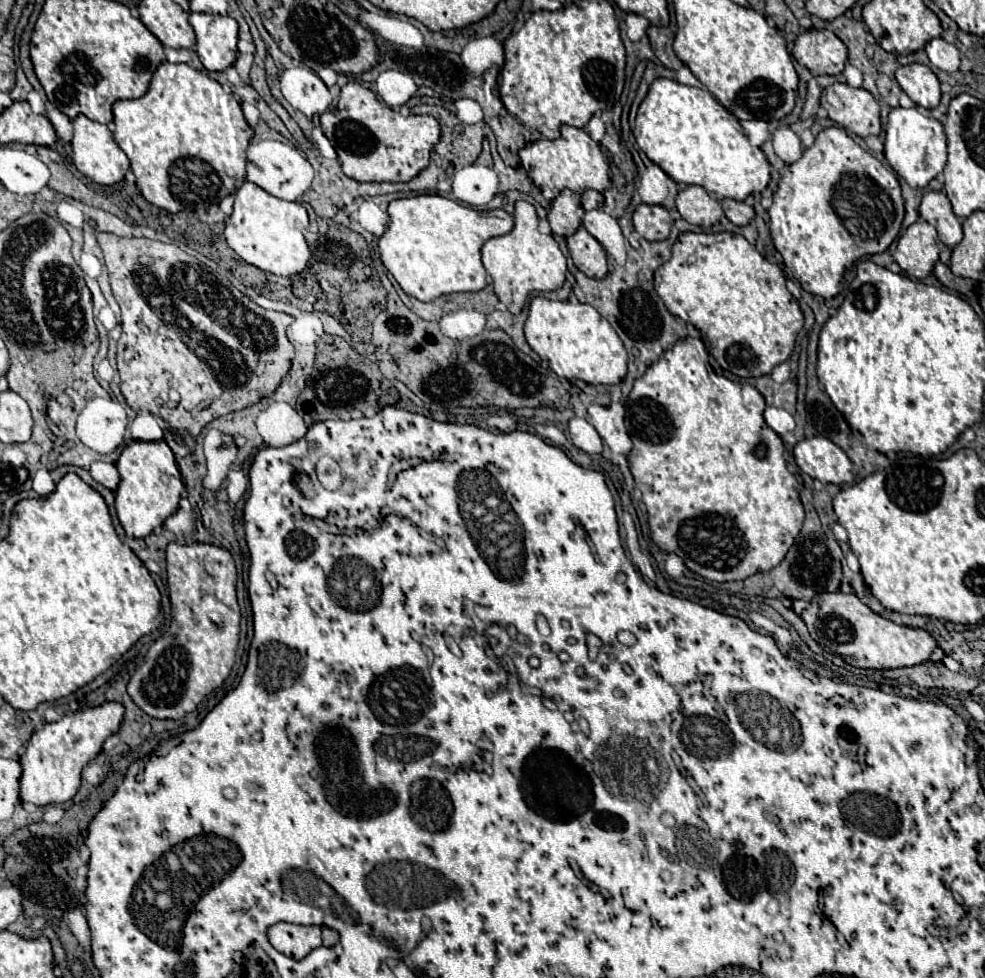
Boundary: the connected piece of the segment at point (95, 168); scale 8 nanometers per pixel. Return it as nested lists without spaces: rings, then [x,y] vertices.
[[[79,115],[75,117],[73,121],[73,127],[75,127],[75,133],[73,133],[73,141],[71,141],[71,147],[73,147],[73,163],[75,167],[91,181],[99,183],[99,185],[113,185],[113,183],[119,183],[125,173],[129,171],[129,159],[127,155],[123,153],[123,149],[115,143],[113,139],[113,133],[109,131],[107,125],[101,125],[97,121],[91,121],[87,119],[85,115]]]

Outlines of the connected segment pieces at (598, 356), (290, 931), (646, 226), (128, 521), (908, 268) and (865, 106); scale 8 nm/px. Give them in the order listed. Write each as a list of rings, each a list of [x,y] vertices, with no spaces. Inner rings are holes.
[[[533,297],[525,323],[529,347],[549,363],[549,367],[569,381],[583,379],[591,385],[621,383],[627,373],[628,355],[611,323],[595,307],[577,301],[551,301]]]
[[[277,923],[267,929],[269,943],[291,959],[303,959],[315,947],[321,947],[321,927]]]
[[[641,203],[635,209],[633,225],[635,225],[635,231],[647,241],[663,241],[669,237],[673,219],[665,207]]]
[[[133,441],[123,449],[117,461],[117,471],[121,475],[121,487],[115,491],[117,517],[129,537],[147,537],[177,511],[179,499],[185,491],[175,457],[165,441]]]
[[[917,219],[899,237],[893,259],[909,277],[927,277],[933,271],[933,265],[939,261],[937,231],[927,221]]]
[[[833,83],[831,87],[823,89],[821,107],[827,109],[829,119],[839,123],[849,133],[863,139],[881,133],[879,103],[867,89],[853,89],[845,83]],[[833,95],[839,99],[839,105],[829,103],[829,97]]]

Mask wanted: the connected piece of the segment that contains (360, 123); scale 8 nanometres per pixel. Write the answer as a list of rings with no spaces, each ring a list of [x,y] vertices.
[[[347,83],[341,89],[337,107],[323,113],[319,121],[337,151],[343,173],[359,182],[411,181],[429,165],[429,155],[441,137],[439,123],[433,117],[395,113],[359,83]]]

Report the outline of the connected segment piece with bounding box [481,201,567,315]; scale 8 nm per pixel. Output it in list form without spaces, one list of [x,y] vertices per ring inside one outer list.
[[[517,201],[513,231],[507,235],[489,239],[481,249],[483,265],[493,279],[495,295],[513,315],[521,313],[531,293],[555,291],[565,283],[565,273],[567,273],[565,255],[561,253],[557,241],[551,235],[539,233],[537,225],[539,225],[539,217],[535,213],[535,207],[527,201]]]

